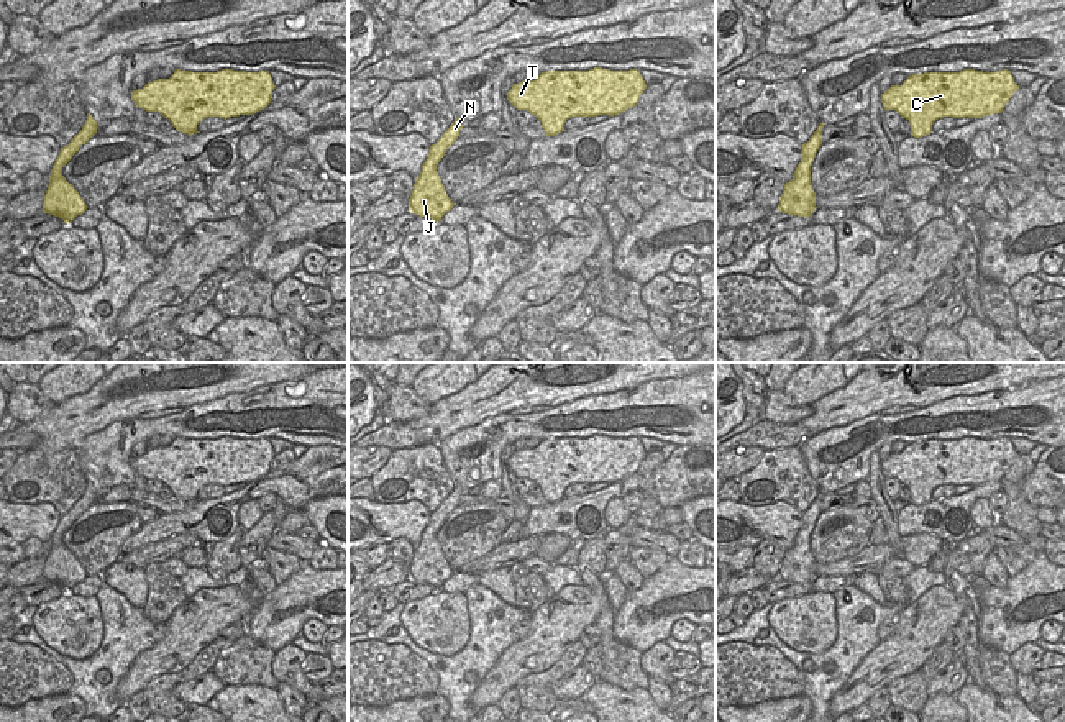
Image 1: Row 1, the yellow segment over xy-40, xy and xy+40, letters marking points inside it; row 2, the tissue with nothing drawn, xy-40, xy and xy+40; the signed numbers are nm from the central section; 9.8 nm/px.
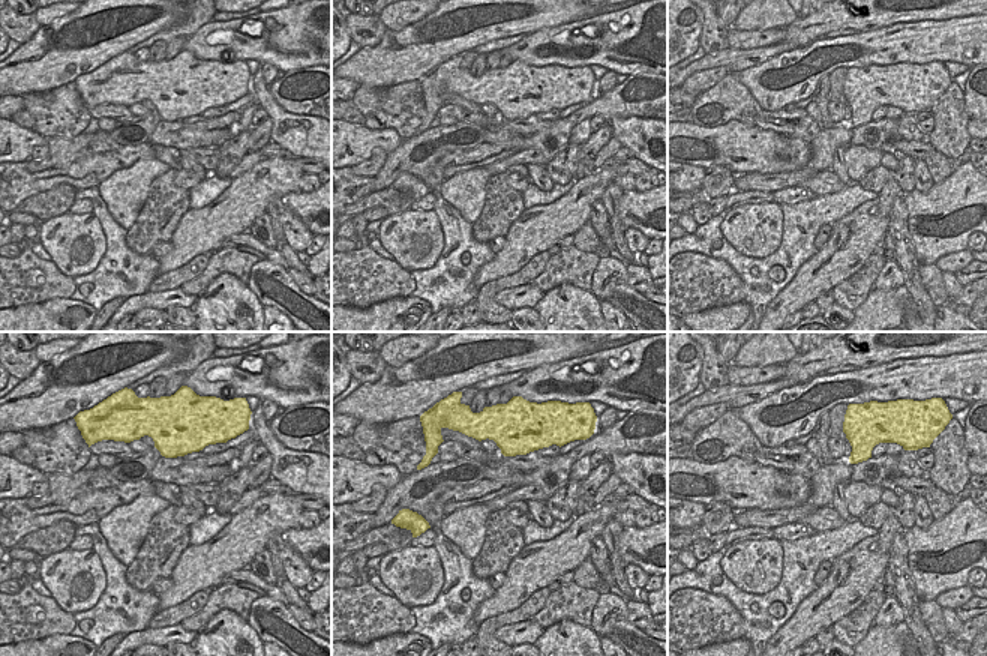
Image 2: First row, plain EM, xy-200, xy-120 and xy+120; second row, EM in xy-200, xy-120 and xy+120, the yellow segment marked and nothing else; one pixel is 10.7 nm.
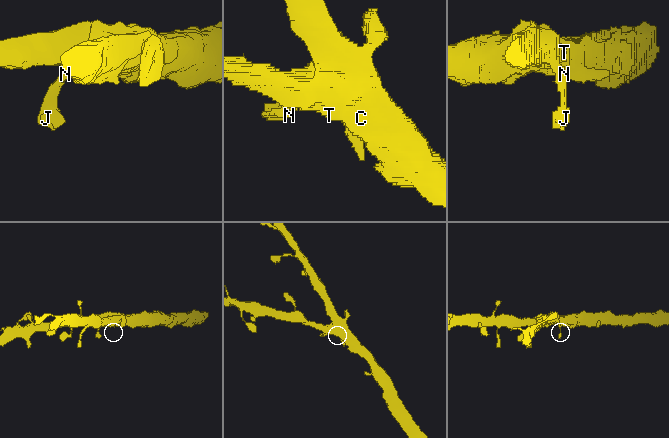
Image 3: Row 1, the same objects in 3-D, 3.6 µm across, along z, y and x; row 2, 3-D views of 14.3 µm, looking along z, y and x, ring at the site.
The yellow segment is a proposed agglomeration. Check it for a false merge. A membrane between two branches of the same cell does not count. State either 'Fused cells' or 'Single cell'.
Single cell.

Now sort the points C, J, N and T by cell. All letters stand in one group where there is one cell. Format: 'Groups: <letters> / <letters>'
Groups: C J N T.

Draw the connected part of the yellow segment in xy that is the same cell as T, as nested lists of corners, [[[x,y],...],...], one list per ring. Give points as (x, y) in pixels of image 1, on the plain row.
[[[638,436],[546,438],[535,448],[514,451],[507,468],[535,482],[546,504],[555,504],[571,484],[614,484],[638,473],[645,456]]]

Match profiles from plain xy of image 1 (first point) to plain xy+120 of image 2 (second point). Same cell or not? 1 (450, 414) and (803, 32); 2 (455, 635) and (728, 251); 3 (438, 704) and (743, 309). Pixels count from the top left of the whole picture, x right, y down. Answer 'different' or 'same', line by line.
1: same
2: different
3: same

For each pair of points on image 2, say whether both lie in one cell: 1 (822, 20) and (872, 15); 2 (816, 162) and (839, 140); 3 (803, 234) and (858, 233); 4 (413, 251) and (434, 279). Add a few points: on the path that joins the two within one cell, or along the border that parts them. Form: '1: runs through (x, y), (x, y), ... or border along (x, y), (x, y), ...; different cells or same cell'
1: runs through (834, 18), (860, 18); same cell
2: runs through (822, 156), (833, 144); same cell
3: border along (818, 249), (794, 276); different cells
4: border along (443, 237), (443, 251), (437, 261), (411, 272); different cells

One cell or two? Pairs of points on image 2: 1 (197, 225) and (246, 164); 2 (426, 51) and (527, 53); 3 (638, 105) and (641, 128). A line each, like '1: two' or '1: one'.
1: two
2: two
3: two

